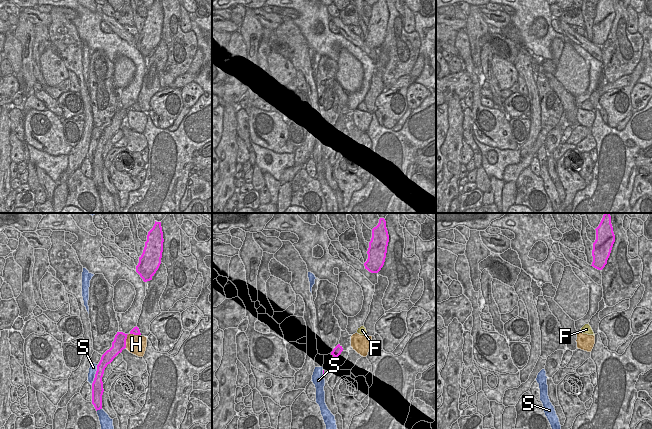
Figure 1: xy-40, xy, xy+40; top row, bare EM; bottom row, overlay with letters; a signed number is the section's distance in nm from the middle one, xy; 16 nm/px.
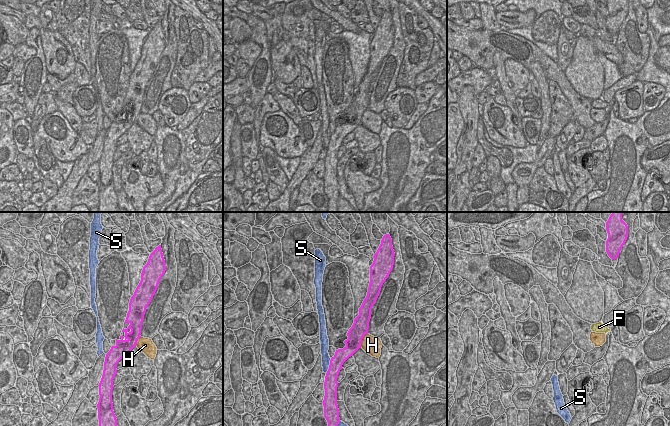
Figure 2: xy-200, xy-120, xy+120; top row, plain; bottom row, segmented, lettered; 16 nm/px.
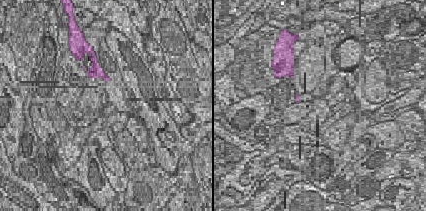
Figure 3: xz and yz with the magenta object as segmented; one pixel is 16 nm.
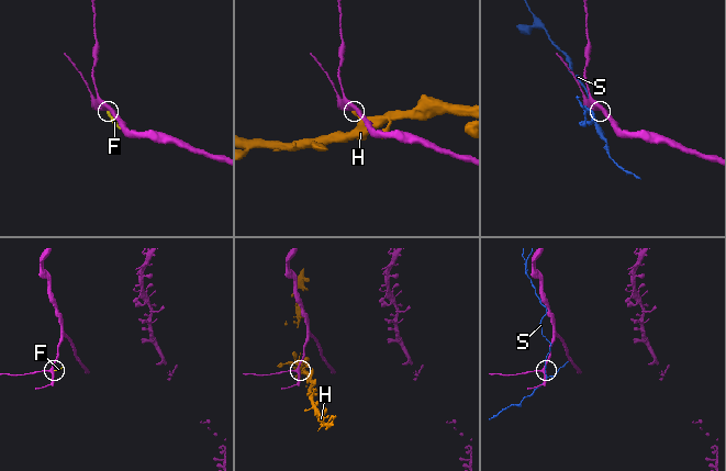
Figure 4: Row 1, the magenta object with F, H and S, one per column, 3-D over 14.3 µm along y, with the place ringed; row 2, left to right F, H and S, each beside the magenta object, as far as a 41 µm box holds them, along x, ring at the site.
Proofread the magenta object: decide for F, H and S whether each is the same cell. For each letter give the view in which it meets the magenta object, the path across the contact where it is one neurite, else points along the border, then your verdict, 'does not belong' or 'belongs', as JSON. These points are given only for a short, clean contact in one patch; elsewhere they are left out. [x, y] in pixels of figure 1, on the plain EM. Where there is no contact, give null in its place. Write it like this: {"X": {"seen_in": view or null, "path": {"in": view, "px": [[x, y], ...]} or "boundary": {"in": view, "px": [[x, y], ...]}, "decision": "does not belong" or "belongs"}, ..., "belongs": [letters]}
{"F": {"seen_in": null, "decision": "does not belong"}, "H": {"seen_in": "xy-40", "boundary": {"in": "xy-40", "px": [[140, 110], [129, 109], [125, 123]]}, "decision": "does not belong"}, "S": {"seen_in": "xy-40", "decision": "does not belong"}, "belongs": []}

